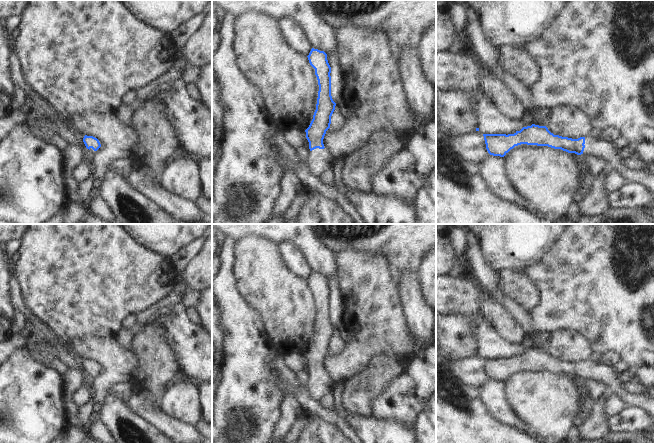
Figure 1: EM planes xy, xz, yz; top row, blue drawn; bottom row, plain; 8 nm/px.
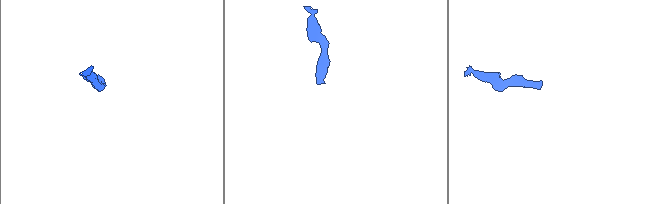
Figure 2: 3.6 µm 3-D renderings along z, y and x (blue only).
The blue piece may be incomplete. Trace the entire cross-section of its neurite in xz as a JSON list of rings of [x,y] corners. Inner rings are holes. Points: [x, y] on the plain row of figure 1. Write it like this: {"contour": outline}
{"contour": [[[312,272],[307,280],[310,289],[315,293],[319,315],[316,334],[309,351],[305,354],[309,366],[309,384],[311,395],[320,400],[333,392],[332,381],[324,371],[323,363],[330,352],[331,340],[336,327],[331,320],[331,291],[324,275]]]}

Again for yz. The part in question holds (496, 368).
{"contour": [[[532,348],[514,358],[483,358],[486,373],[490,379],[504,381],[511,373],[521,368],[548,370],[577,379],[594,379],[609,387],[613,395],[619,397],[626,407],[644,407],[654,416],[654,397],[632,395],[618,380],[612,367],[595,363],[590,359],[572,363],[551,357],[546,350]]]}

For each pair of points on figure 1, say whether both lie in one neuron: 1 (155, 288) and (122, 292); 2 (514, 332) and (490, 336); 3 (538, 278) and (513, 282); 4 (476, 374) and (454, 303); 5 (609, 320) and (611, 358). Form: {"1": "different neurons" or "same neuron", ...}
{"1": "same neuron", "2": "different neurons", "3": "different neurons", "4": "different neurons", "5": "different neurons"}

